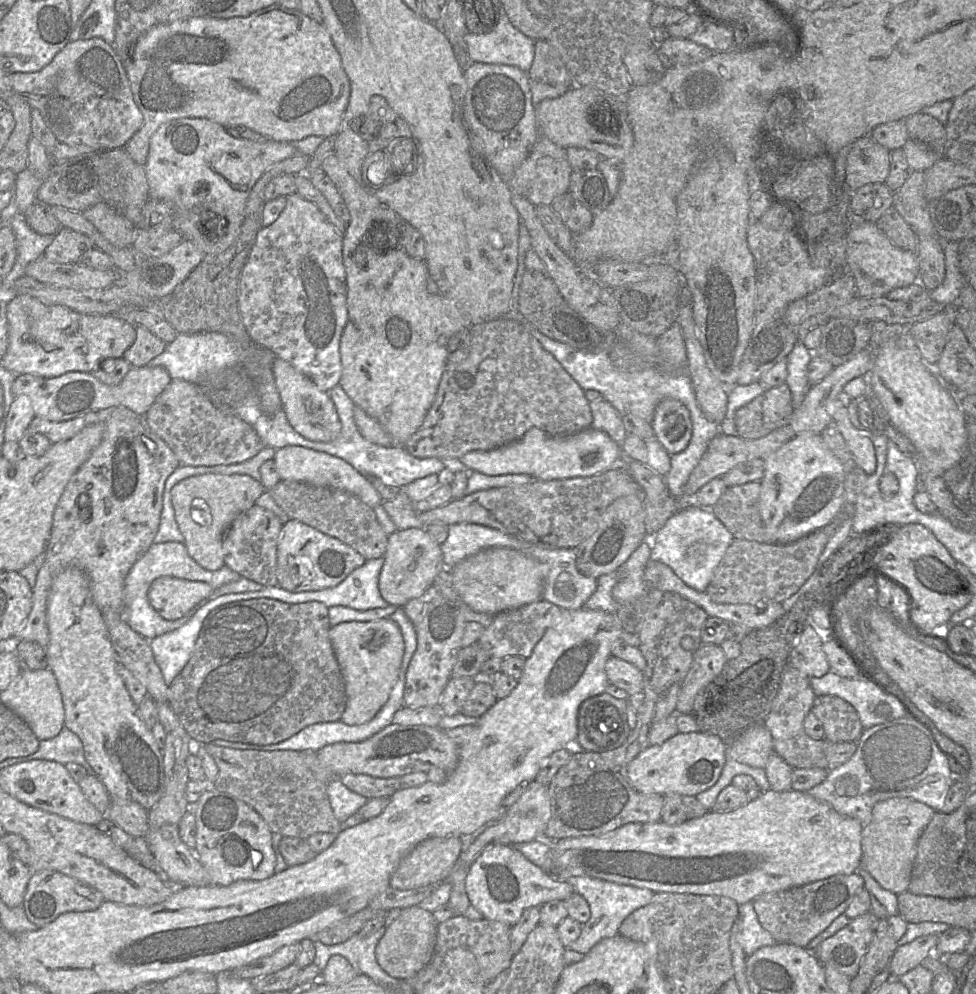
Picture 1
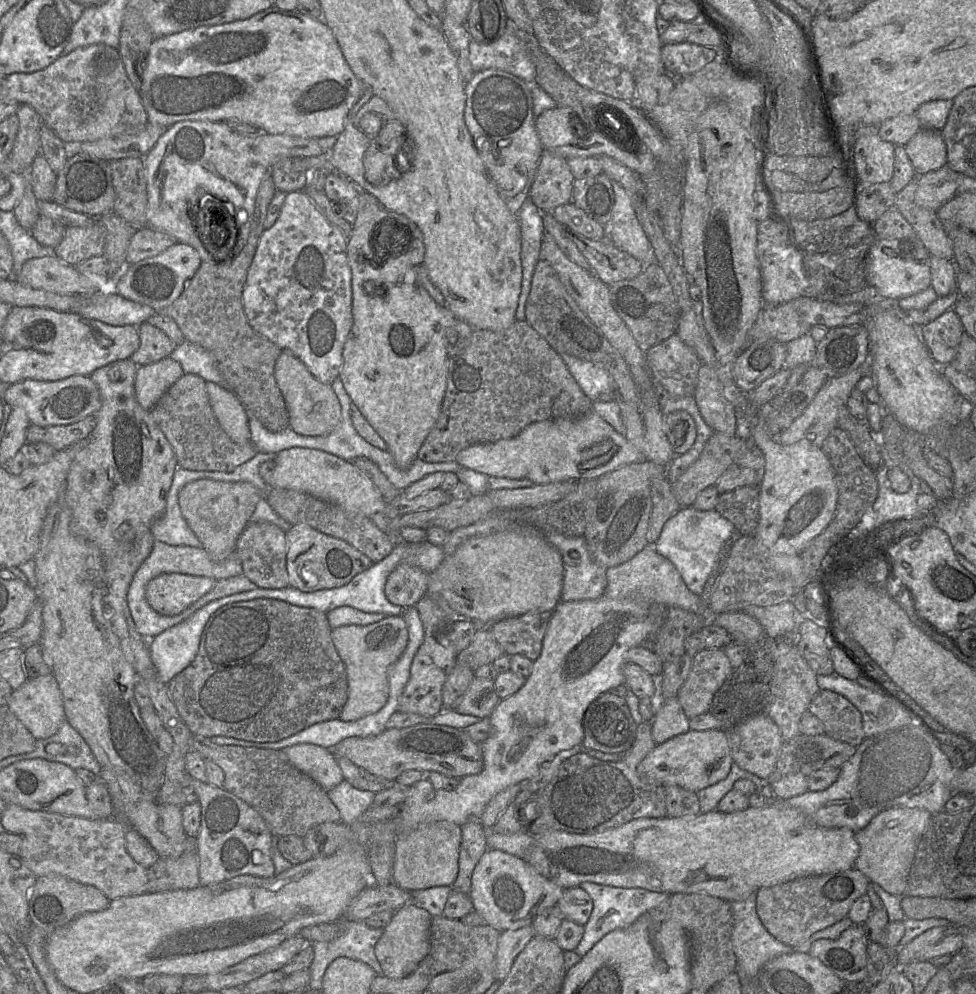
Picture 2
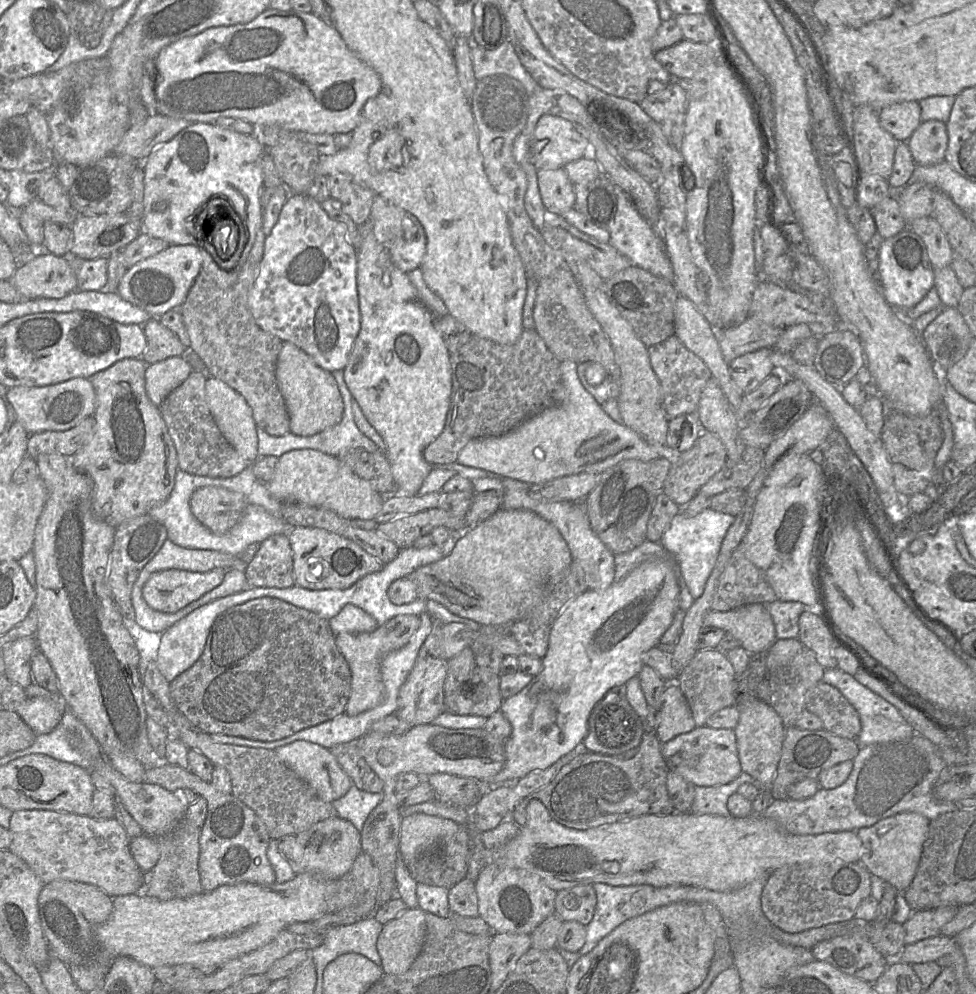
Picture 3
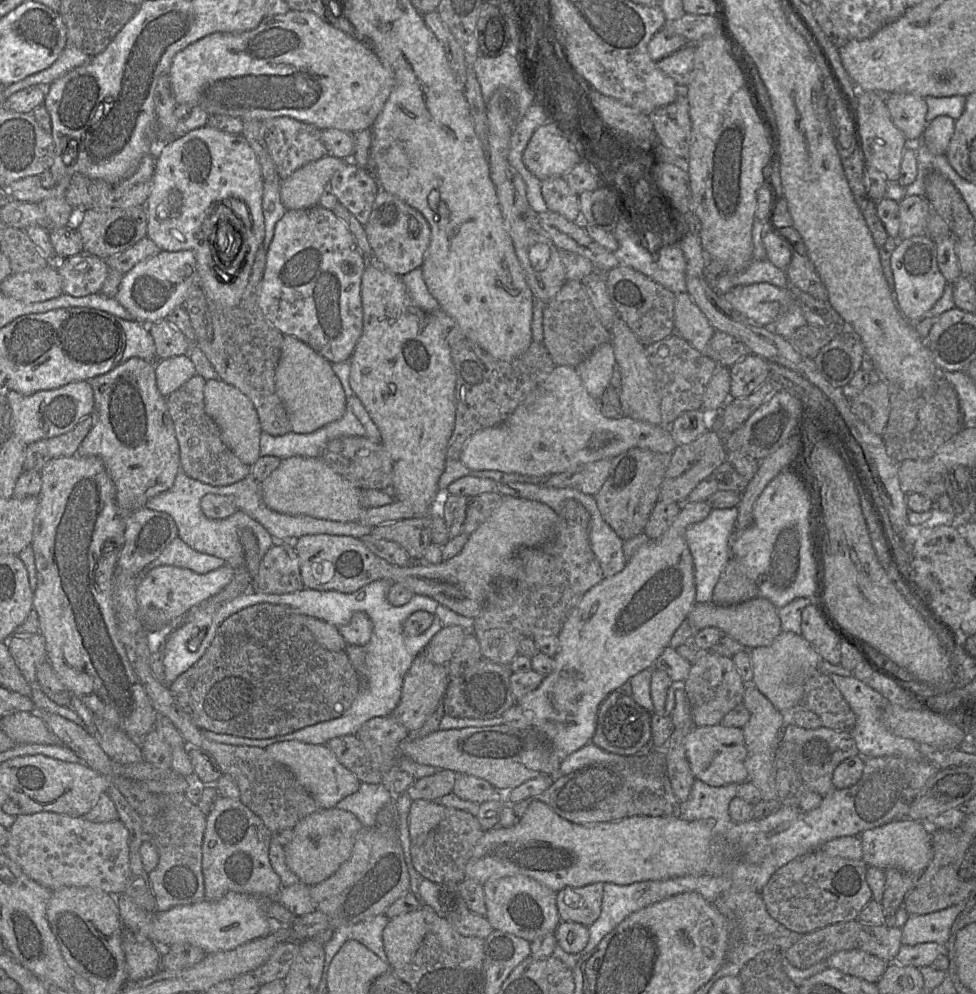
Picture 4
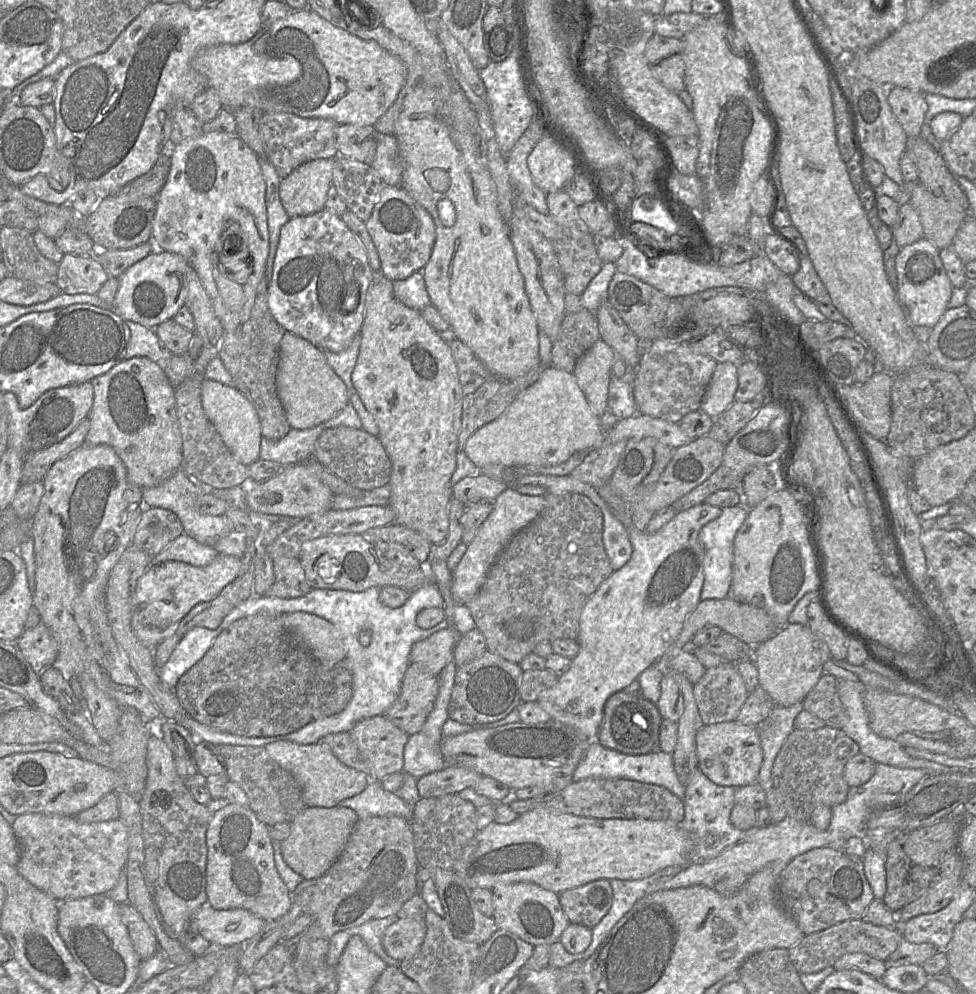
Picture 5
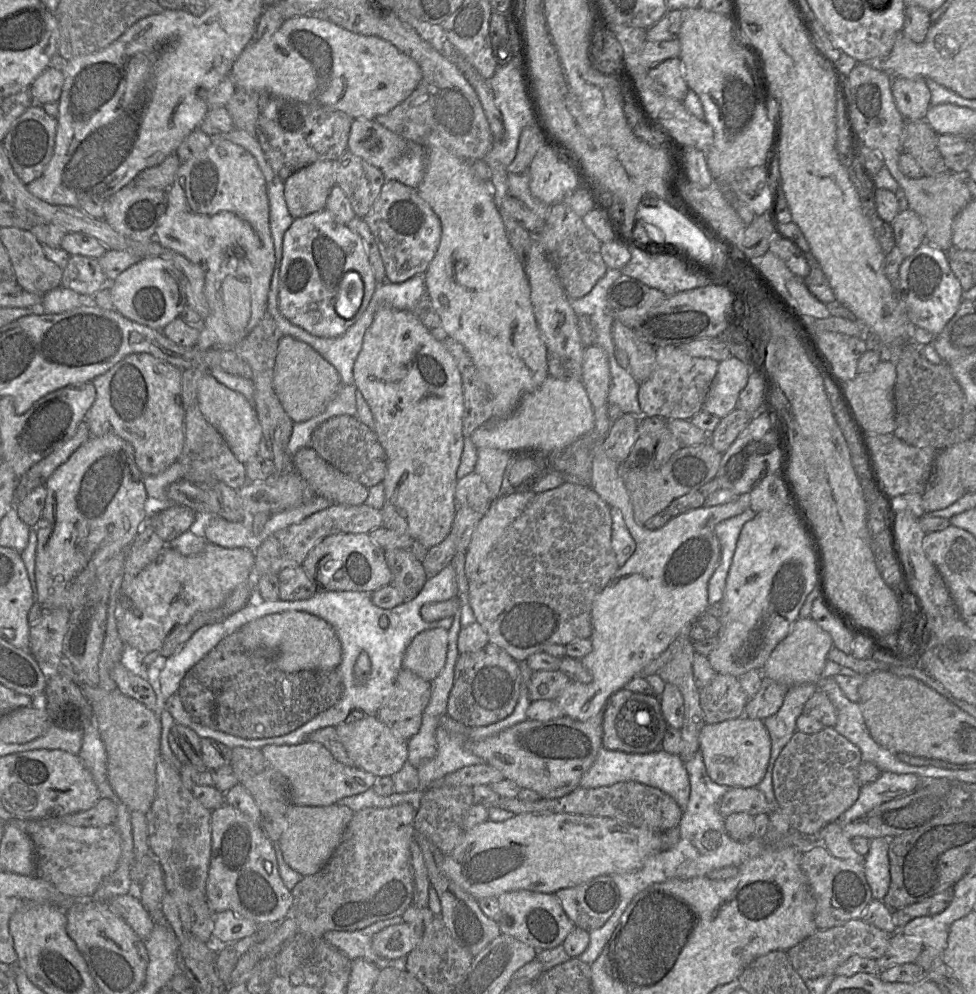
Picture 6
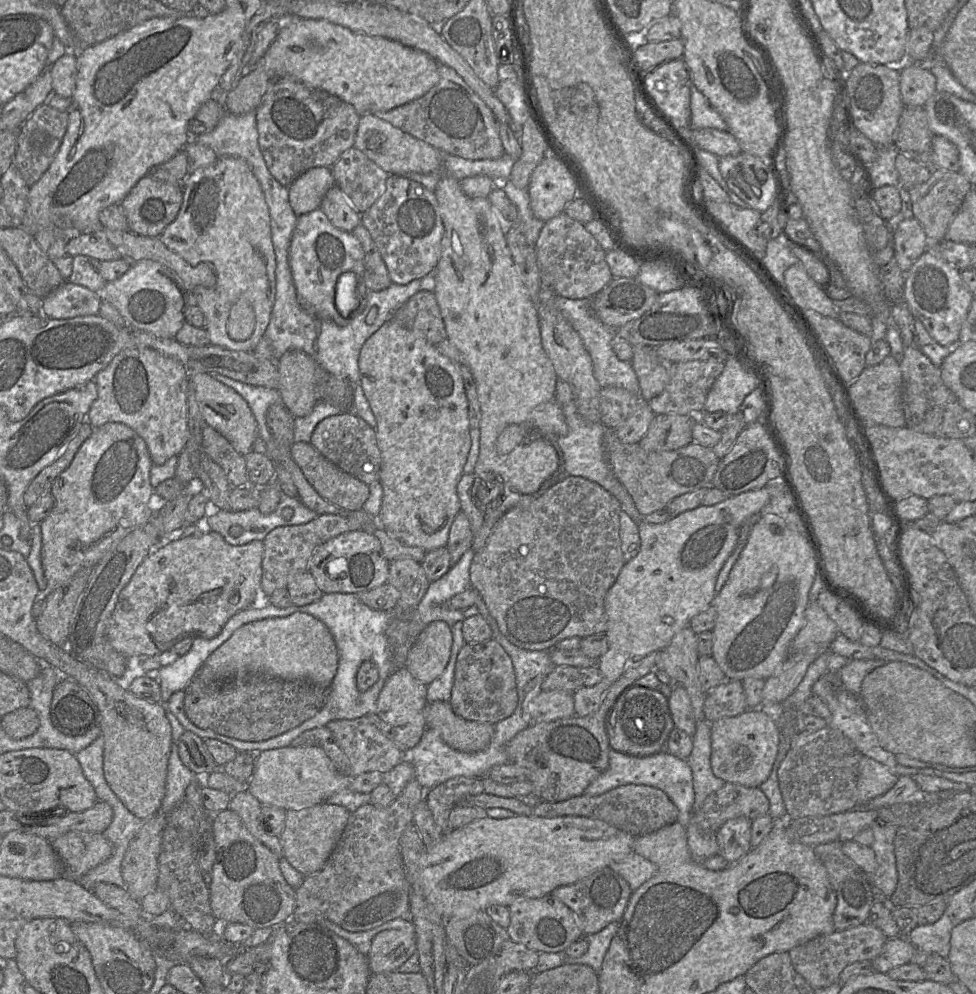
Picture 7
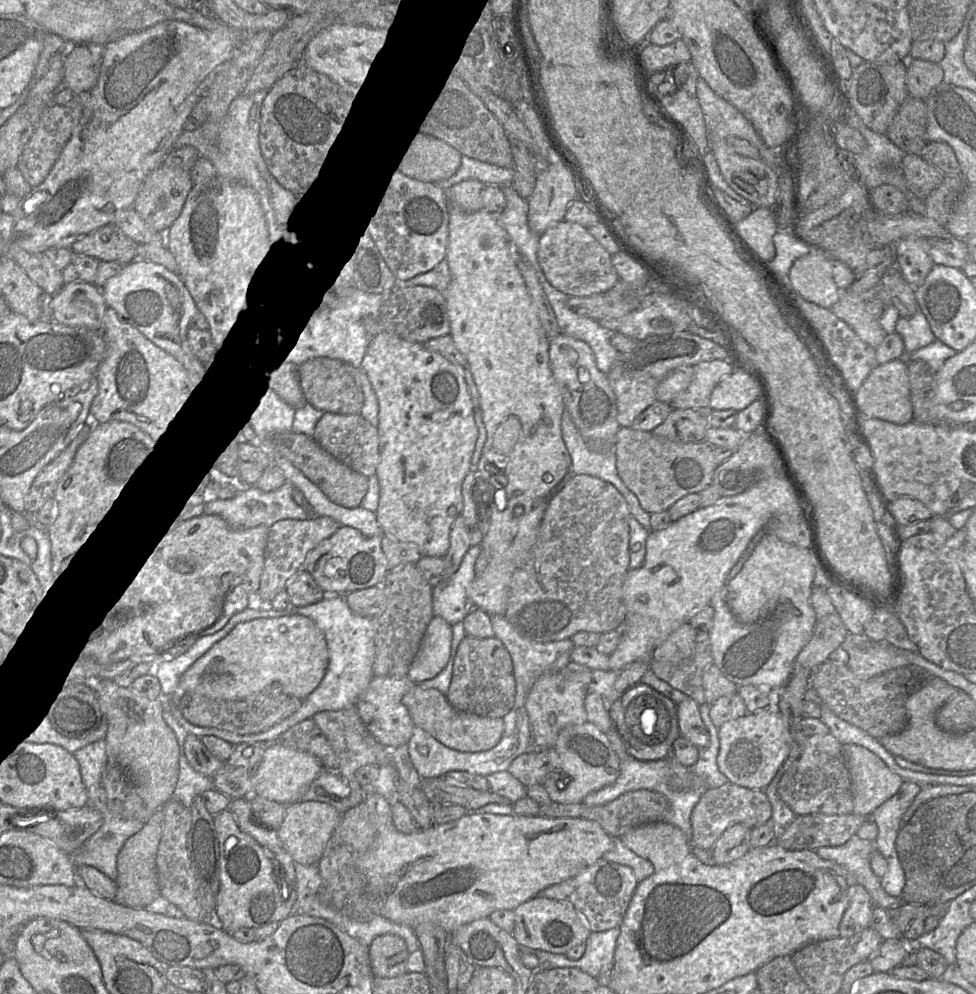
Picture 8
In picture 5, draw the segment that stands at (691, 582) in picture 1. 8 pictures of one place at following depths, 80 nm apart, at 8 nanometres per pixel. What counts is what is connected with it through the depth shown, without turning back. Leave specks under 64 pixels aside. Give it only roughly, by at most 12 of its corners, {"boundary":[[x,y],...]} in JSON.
{"boundary":[[722,508],[702,527],[701,600],[730,595],[735,536],[752,508]]}

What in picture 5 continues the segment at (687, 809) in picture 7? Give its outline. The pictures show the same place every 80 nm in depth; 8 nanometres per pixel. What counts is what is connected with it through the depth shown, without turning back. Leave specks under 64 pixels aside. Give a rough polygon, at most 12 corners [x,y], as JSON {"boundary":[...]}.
{"boundary":[[590,741],[573,781],[627,779],[681,800],[672,754],[626,755]]}

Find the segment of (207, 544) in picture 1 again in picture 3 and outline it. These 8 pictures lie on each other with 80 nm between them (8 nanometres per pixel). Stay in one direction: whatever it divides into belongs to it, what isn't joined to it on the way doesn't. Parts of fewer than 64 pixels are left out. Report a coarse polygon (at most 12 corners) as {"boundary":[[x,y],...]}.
{"boundary":[[217,486],[190,498],[193,516],[217,535],[234,527],[248,505]]}

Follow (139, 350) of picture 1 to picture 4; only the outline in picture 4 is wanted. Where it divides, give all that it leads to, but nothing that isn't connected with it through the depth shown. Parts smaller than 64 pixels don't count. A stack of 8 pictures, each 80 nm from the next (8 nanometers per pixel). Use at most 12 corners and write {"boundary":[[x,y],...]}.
{"boundary":[[168,321],[147,327],[157,360],[188,356],[189,340]]}

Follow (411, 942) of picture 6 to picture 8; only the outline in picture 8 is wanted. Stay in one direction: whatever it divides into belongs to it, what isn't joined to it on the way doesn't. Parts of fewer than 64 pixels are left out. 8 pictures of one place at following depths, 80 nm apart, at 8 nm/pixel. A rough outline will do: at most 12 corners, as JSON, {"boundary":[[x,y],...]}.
{"boundary":[[377,936],[369,946],[374,976],[408,973],[402,937]]}

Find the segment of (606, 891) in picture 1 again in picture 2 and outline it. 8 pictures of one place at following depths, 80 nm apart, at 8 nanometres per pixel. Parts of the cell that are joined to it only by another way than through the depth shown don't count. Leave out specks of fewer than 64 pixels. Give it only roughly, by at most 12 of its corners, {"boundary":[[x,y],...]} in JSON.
{"boundary":[[592,882],[593,902],[574,950],[585,956],[605,935],[634,923],[670,895]]}

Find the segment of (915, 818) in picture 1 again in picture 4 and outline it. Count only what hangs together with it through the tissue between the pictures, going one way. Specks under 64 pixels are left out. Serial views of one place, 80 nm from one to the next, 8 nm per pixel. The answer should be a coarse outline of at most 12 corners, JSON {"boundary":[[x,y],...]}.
{"boundary":[[899,819],[859,835],[862,861],[921,875],[928,824]]}

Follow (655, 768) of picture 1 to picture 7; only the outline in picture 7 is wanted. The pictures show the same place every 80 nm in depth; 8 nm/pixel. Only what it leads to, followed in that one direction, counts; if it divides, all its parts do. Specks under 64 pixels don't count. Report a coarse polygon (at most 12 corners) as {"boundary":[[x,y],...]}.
{"boundary":[[760,708],[714,721],[710,764],[726,783],[760,787],[779,726]]}

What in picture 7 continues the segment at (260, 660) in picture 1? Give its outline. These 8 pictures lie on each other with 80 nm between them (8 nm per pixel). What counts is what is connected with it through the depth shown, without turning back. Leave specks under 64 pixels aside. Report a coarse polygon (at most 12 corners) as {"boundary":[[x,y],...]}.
{"boundary":[[243,672],[184,689],[197,727],[263,741],[316,715],[329,687]]}

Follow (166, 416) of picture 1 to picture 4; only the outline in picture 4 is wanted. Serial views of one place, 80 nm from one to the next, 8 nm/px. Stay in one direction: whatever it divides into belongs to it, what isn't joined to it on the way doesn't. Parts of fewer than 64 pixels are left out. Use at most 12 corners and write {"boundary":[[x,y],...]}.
{"boundary":[[195,374],[166,397],[181,470],[211,486],[250,476],[205,411]]}

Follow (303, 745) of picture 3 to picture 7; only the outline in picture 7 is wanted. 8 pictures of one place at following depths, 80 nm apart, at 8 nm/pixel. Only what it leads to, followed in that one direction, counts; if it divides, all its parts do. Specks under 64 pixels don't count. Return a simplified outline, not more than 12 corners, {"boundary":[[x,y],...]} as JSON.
{"boundary":[[318,746],[263,750],[248,791],[298,810],[341,791],[370,793],[382,773],[340,772]]}

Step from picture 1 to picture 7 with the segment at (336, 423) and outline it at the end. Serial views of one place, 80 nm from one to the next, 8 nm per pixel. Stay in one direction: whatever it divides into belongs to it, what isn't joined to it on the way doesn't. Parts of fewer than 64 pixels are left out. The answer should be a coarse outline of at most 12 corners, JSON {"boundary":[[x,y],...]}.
{"boundary":[[307,353],[277,360],[281,403],[294,417],[318,403],[322,368]]}

